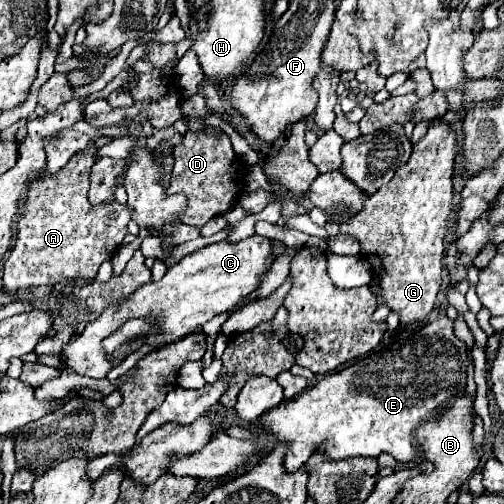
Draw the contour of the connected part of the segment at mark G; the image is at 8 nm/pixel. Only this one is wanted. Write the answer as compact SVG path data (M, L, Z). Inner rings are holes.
M430 123L430 129L428 133L414 145L414 151L408 159L408 163L404 163L396 175L392 177L390 183L386 183L384 187L380 187L366 203L364 211L360 215L356 215L356 219L350 219L348 223L342 223L340 225L340 233L344 235L350 235L350 237L356 237L360 241L360 249L362 249L362 255L366 255L368 263L370 263L370 269L372 269L372 275L374 279L378 281L378 287L380 287L380 293L378 293L378 303L384 303L388 305L398 317L400 317L400 323L402 325L408 325L412 321L422 321L426 319L426 315L432 311L434 307L434 301L436 301L436 295L438 295L438 289L440 289L440 283L442 283L442 253L444 253L444 237L448 235L448 217L452 213L452 171L454 171L454 155L456 155L456 133L444 125L444 123Z

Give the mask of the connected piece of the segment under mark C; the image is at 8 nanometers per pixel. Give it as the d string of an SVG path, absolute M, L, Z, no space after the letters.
M252 235L238 243L228 243L228 241L212 243L208 247L202 247L182 257L176 265L172 265L166 271L162 281L152 281L152 283L146 283L144 287L138 287L128 299L122 299L116 307L108 307L96 321L88 323L84 333L64 349L64 355L66 355L64 359L68 367L72 367L80 375L88 375L96 379L106 377L116 363L120 363L126 355L130 355L144 343L142 339L132 345L124 345L116 351L116 355L112 355L110 361L106 359L106 353L100 341L106 335L110 335L116 327L120 327L120 323L132 317L146 317L146 315L154 317L152 329L148 331L146 339L158 347L158 345L182 339L184 335L192 333L196 327L204 325L218 313L232 311L250 293L258 289L262 277L270 271L270 265L276 259L272 253L272 247L274 247L272 239L262 235Z

